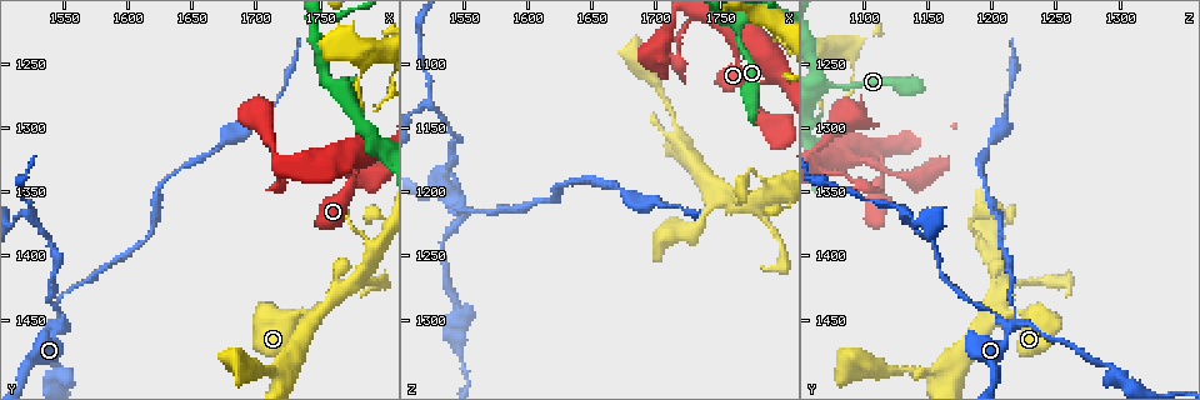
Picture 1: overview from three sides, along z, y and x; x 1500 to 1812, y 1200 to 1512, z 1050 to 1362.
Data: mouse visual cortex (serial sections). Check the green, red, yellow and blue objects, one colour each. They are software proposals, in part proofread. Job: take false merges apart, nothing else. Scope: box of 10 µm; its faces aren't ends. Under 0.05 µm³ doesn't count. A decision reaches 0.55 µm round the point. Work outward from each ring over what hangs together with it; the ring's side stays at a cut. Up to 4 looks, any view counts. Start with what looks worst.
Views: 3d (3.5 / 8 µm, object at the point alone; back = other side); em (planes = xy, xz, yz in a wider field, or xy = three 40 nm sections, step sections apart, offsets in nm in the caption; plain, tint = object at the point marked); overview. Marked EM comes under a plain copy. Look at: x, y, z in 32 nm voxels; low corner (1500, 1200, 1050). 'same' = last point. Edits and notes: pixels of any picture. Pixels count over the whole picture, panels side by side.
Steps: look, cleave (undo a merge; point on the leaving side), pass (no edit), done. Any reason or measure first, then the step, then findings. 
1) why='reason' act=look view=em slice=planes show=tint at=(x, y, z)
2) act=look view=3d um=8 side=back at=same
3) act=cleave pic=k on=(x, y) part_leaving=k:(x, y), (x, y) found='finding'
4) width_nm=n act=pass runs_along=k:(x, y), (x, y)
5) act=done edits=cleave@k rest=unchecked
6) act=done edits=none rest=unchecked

why='four arms meet' act=look view=3d um=3.5 at=(1548, 1454, 1220)

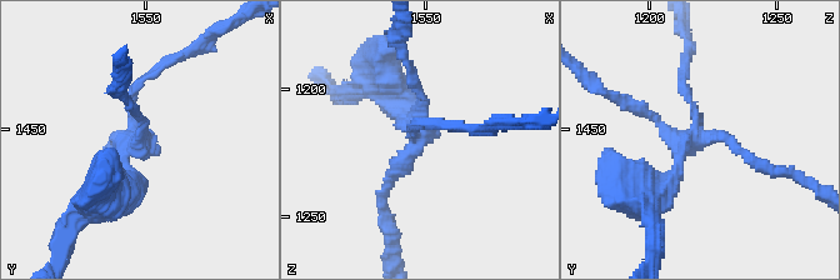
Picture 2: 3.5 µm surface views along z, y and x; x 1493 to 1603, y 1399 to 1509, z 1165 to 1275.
act=look view=em slice=planes show=tint at=(1547, 1452, 1222)

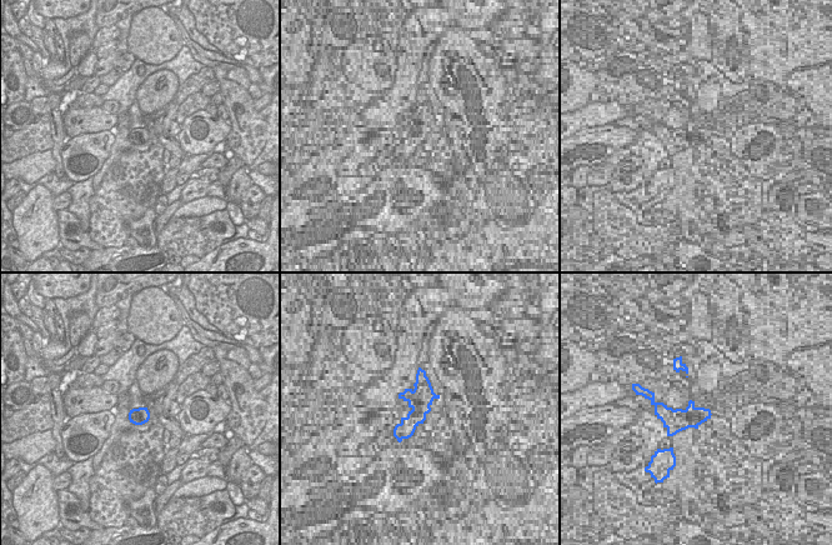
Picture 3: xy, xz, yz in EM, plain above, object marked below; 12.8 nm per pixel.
arm_widths_nm=150,150,150,300 act=cleave pic=2 on=(644, 113) found='two cells meet here'

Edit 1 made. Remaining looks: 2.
why='thin arm on a thick one' act=look view=3d um=3.5 side=back at=(1764, 1266, 1072)

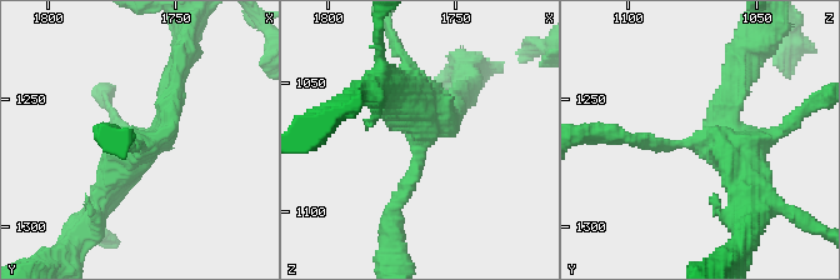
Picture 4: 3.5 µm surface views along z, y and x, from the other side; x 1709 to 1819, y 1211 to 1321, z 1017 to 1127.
arms=3 arm_widths_nm=150,300,500 act=look view=em slice=xy step=3 show=tint at=(1764, 1266, 1075)

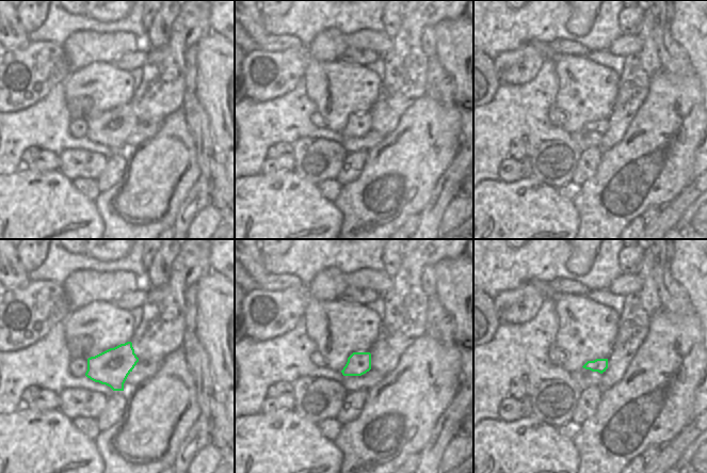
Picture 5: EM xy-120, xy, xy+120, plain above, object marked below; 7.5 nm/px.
width_nm=180 act=pass runs_along=4:(620, 138), (725, 149), (754, 184) found='one cell here'

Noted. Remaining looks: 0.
act=done edits=cleave@2 rest=unchecked

